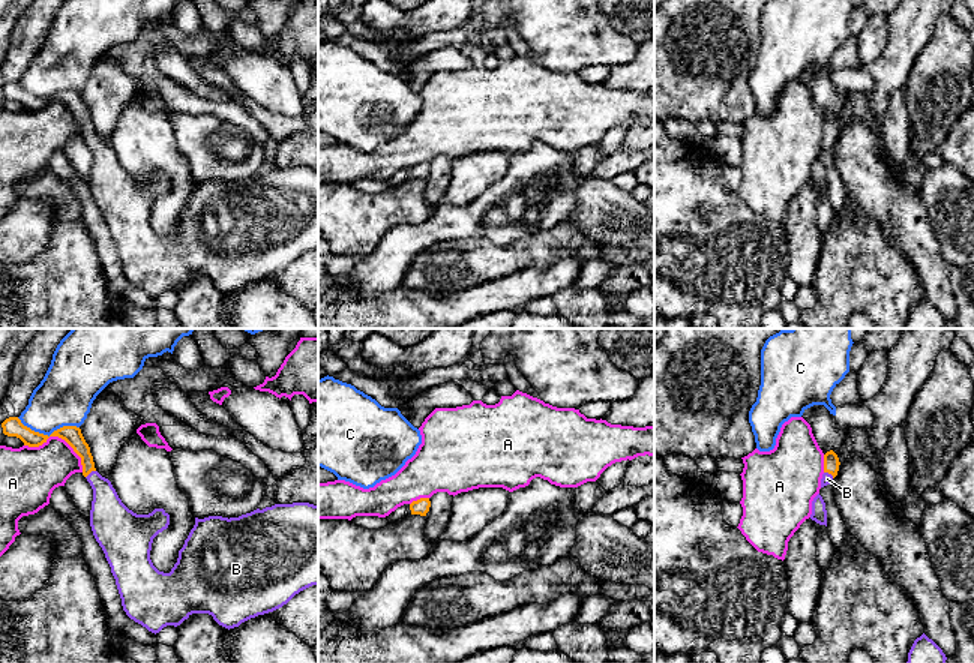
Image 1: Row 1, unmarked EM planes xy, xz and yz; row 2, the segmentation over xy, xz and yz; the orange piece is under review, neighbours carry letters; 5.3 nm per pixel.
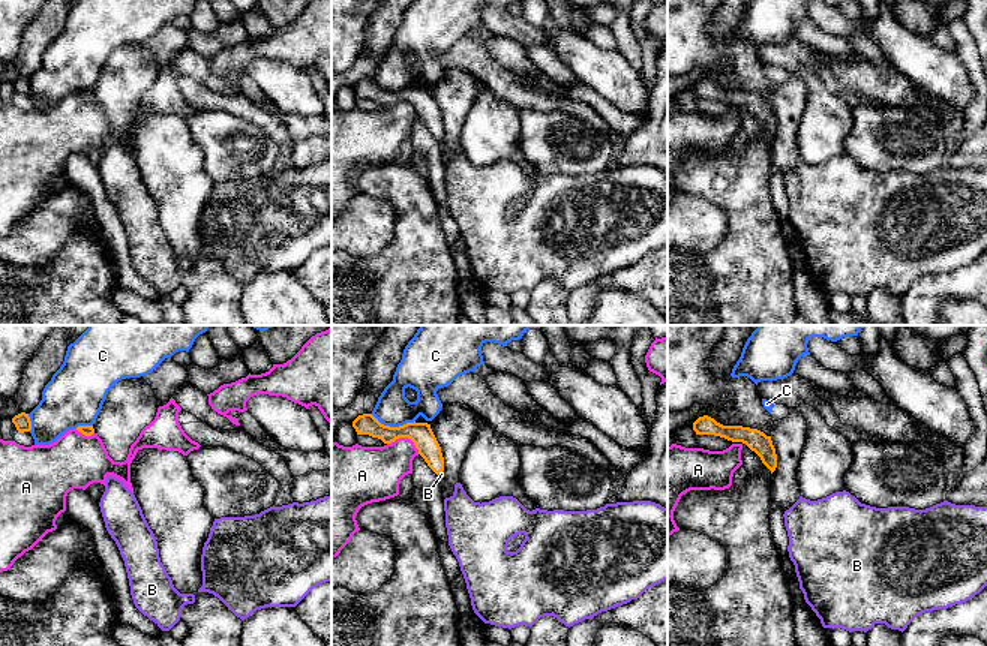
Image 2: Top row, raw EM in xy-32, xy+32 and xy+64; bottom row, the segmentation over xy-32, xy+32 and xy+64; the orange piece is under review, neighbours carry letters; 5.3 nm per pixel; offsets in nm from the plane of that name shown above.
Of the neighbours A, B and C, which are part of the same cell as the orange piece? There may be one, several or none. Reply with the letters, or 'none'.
B

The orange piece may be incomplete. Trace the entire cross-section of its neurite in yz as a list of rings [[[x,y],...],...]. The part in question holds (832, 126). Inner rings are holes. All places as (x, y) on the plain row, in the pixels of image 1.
[[[833,114],[824,118],[824,138],[821,142],[821,152],[833,147],[833,142],[837,140],[839,129],[839,122]]]

